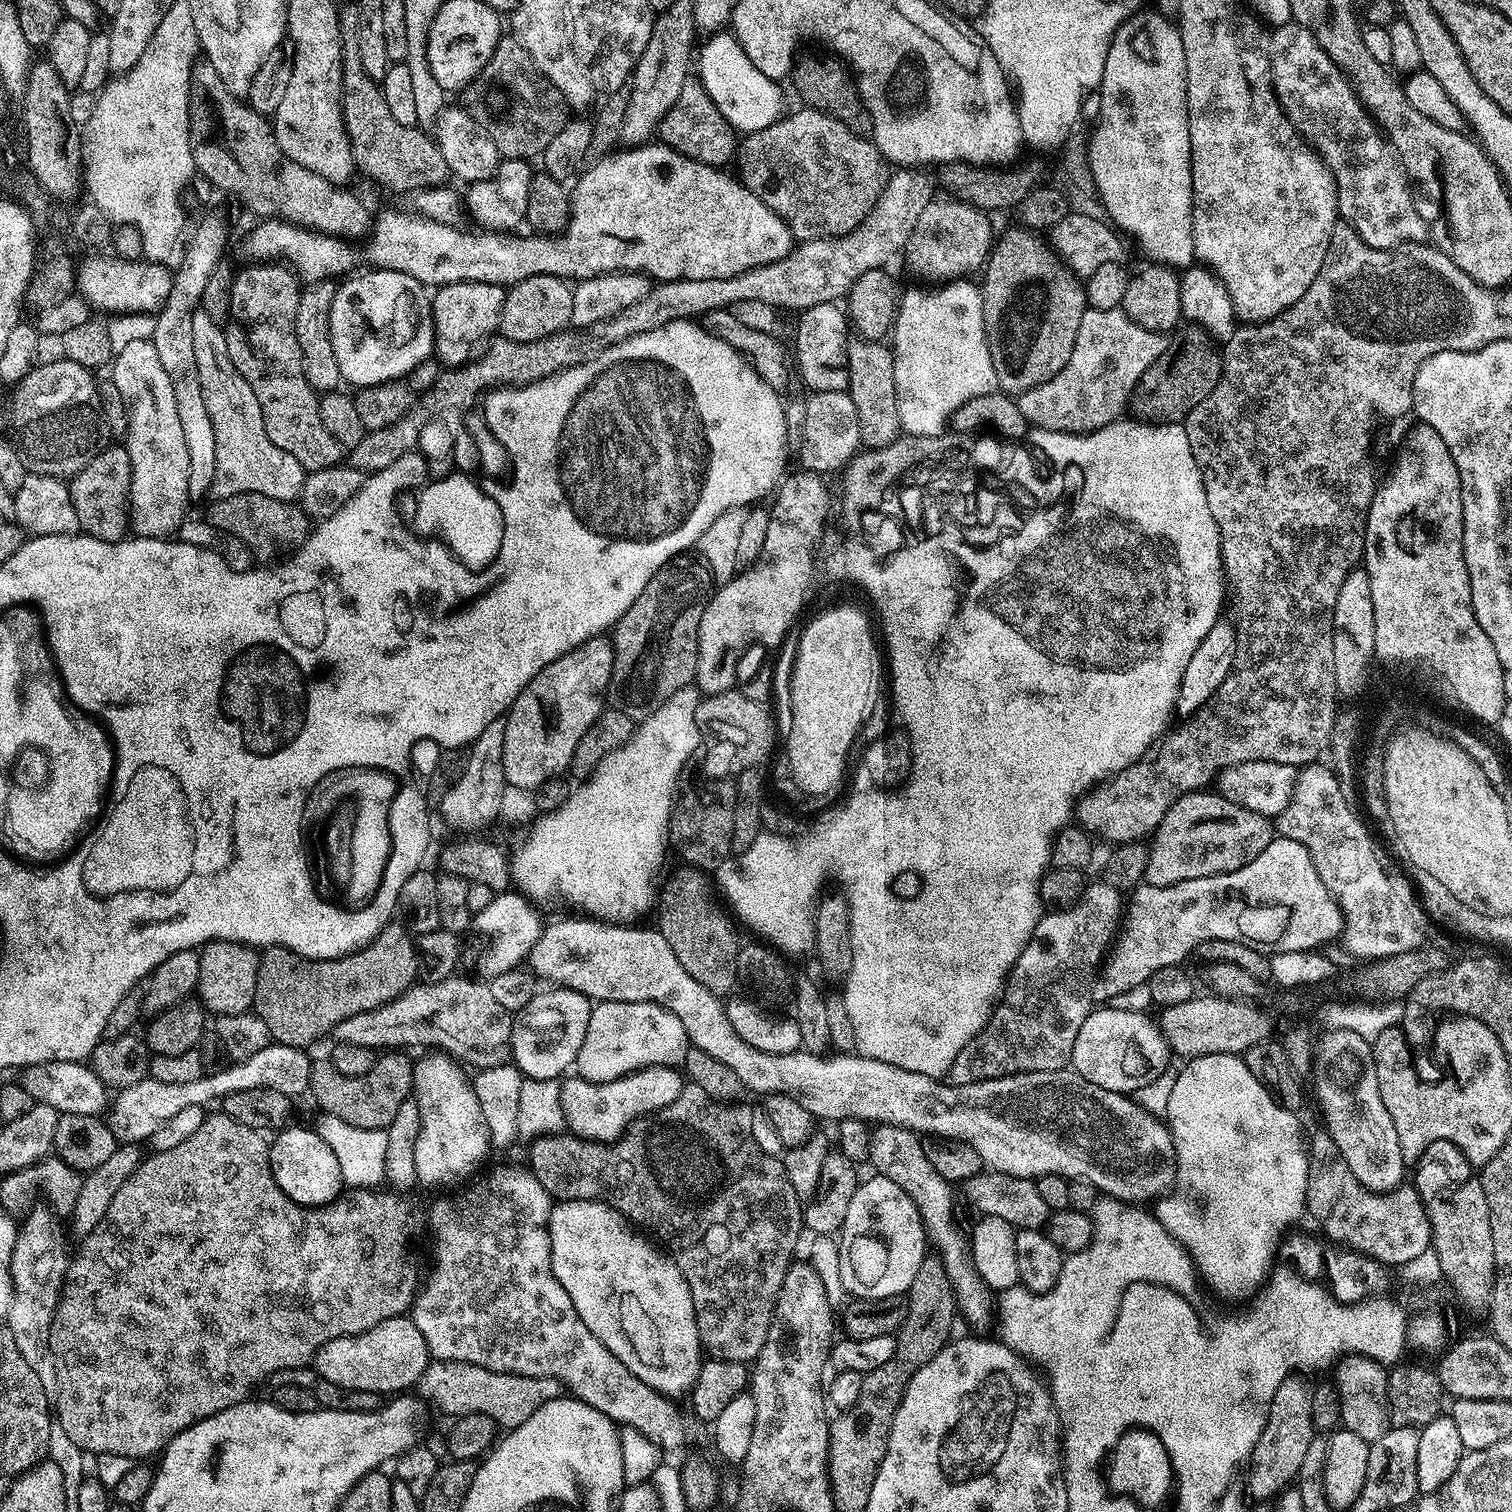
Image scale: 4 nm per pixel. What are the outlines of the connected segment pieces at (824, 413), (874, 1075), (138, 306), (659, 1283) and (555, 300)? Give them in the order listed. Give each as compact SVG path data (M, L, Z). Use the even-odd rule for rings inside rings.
M847 391L842 392L813 392L804 400L806 406L806 422L804 431L798 438L800 443L799 467L806 472L817 474L839 473L852 460L856 453L861 451L860 431L858 430L858 410L854 410L854 402Z
M599 918L583 919L556 920L549 928L547 925L541 931L538 942L534 942L532 953L527 958L527 963L530 965L532 971L536 973L537 977L541 981L553 980L551 982L553 985L563 986L571 992L581 992L582 995L587 996L593 1002L660 1005L663 1011L674 1014L674 1018L678 1022L682 1022L682 1030L684 1031L687 1043L691 1047L698 1050L706 1050L706 1054L710 1054L710 1058L718 1058L718 1062L726 1062L726 1066L730 1066L730 1070L734 1070L734 1074L738 1074L738 1078L744 1083L744 1087L749 1093L752 1091L760 1092L759 1094L771 1094L774 1092L786 1094L790 1098L794 1098L794 1102L799 1102L802 1106L806 1106L806 1110L810 1110L810 1114L817 1121L833 1120L833 1122L839 1122L842 1120L862 1120L872 1126L877 1124L893 1124L894 1126L909 1128L911 1132L923 1134L925 1137L946 1136L955 1140L961 1140L970 1146L974 1146L974 1150L978 1150L981 1165L987 1166L991 1171L1005 1172L1011 1176L1026 1176L1029 1178L1039 1178L1046 1174L1058 1174L1069 1182L1073 1180L1085 1180L1088 1184L1093 1184L1097 1193L1103 1194L1105 1197L1113 1200L1123 1201L1125 1204L1131 1206L1144 1206L1142 1204L1146 1203L1147 1200L1154 1200L1153 1202L1159 1201L1161 1198L1168 1196L1177 1187L1178 1157L1176 1155L1176 1143L1172 1141L1172 1133L1168 1131L1167 1123L1161 1117L1145 1110L1141 1104L1136 1103L1131 1095L1115 1092L1114 1090L1102 1090L1102 1086L1094 1086L1094 1082L1086 1082L1086 1078L1082 1078L1082 1074L1078 1074L1071 1067L1065 1066L1058 1070L1050 1070L1049 1072L1019 1072L1013 1076L982 1078L977 1082L964 1082L961 1083L964 1085L958 1088L951 1088L950 1085L944 1084L948 1082L941 1082L939 1079L931 1076L922 1076L908 1070L894 1068L889 1064L883 1064L882 1062L871 1060L859 1054L820 1055L803 1050L797 1050L786 1055L766 1054L762 1050L754 1050L754 1046L750 1046L746 1042L742 1042L742 1038L738 1038L738 1030L734 1030L734 1026L730 1026L730 1018L728 1017L725 1001L713 995L712 992L706 990L698 982L694 982L694 978L690 978L690 974L686 974L686 969L683 968L682 962L678 962L678 957L674 954L674 950L670 950L670 942L666 942L666 938L659 930L655 930L653 927L652 929L630 928L634 926L625 926L620 922L605 922Z
M100 254L93 260L88 260L78 268L78 292L83 296L93 309L104 312L112 312L108 314L152 314L155 313L164 304L165 298L170 294L170 286L172 285L173 273L167 272L165 265L160 262L141 262L136 258L124 258L121 260L103 260Z
M600 1200L553 1203L548 1214L547 1234L552 1251L552 1274L570 1296L578 1318L586 1322L586 1330L590 1330L590 1334L594 1334L594 1338L598 1338L622 1366L646 1382L646 1386L669 1398L680 1398L683 1392L685 1395L698 1378L702 1349L690 1290L686 1278L682 1278L682 1270L678 1270L671 1256Z
M546 273L527 276L524 280L511 285L504 293L499 335L505 340L522 344L561 335L572 323L571 314L574 309L572 291L573 285L569 281Z

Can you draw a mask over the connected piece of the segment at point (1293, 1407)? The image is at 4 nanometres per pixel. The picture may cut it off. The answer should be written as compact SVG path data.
M1300 1378L1286 1379L1282 1386L1278 1386L1270 1402L1266 1426L1248 1459L1246 1492L1253 1496L1253 1501L1271 1501L1289 1487L1301 1475L1302 1458L1306 1458L1306 1450L1310 1450L1312 1445L1312 1392L1302 1381L1296 1379Z

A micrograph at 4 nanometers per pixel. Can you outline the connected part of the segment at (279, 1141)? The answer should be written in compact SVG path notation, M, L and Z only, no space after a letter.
M285 1126L275 1133L276 1141L271 1141L268 1149L270 1166L278 1186L291 1200L299 1204L319 1206L329 1204L341 1195L344 1179L338 1170L338 1158L330 1146L320 1137L319 1131L308 1128Z

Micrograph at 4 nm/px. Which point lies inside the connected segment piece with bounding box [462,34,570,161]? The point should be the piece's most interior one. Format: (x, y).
(511, 99)

